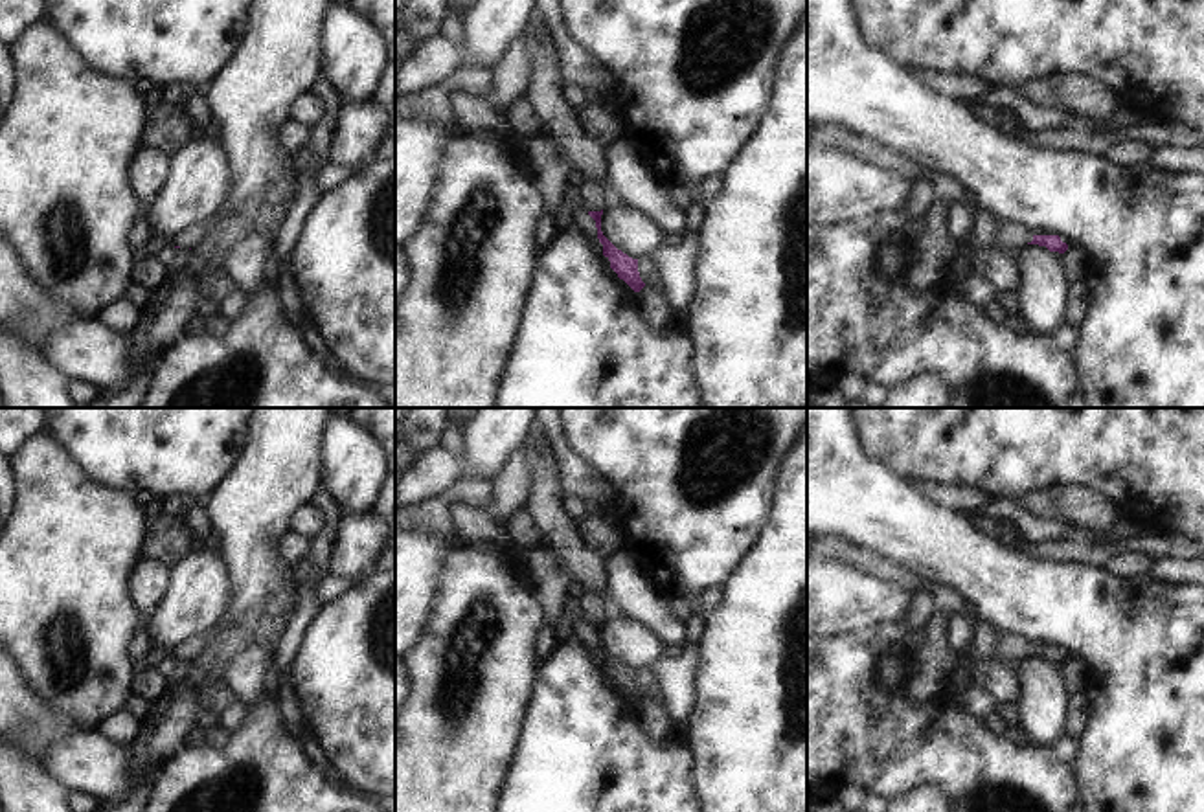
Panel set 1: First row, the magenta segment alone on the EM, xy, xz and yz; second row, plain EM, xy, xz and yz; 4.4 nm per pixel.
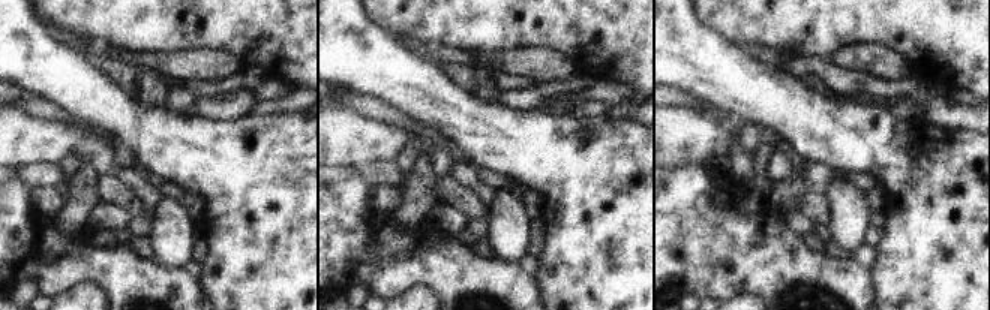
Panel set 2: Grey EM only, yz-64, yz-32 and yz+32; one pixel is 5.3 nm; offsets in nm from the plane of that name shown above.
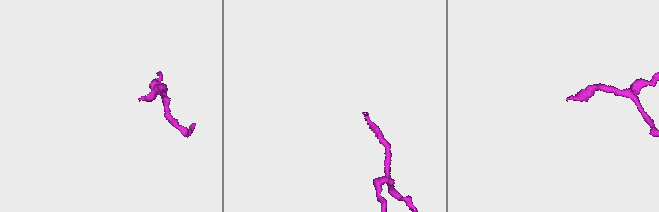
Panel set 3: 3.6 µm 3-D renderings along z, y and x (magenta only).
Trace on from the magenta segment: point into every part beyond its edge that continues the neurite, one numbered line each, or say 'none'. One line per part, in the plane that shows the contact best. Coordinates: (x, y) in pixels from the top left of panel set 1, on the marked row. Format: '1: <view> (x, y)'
1: yz (1011, 236).

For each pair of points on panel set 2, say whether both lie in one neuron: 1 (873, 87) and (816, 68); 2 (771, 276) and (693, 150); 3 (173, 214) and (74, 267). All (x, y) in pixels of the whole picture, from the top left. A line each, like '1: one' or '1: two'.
1: one
2: two
3: two

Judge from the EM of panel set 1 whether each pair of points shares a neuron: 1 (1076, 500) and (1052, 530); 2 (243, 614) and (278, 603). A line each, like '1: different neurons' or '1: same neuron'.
1: different neurons
2: different neurons

